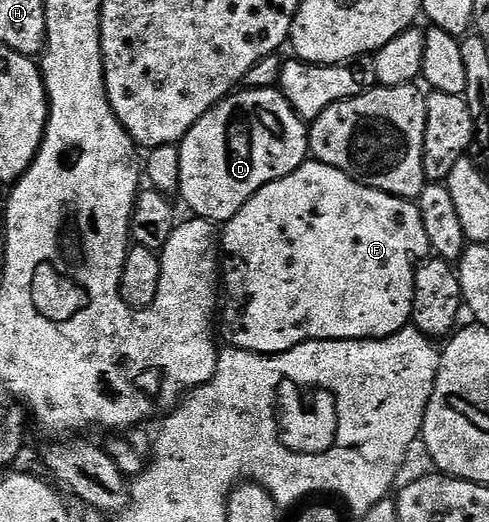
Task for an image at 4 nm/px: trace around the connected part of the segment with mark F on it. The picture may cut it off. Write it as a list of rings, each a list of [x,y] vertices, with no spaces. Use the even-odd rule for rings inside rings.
[[[314,159],[304,161],[301,167],[297,167],[297,171],[293,171],[289,175],[285,175],[281,179],[277,179],[273,183],[269,183],[265,187],[261,187],[261,191],[257,191],[249,199],[249,203],[245,203],[245,207],[241,207],[241,211],[237,211],[237,215],[233,215],[233,219],[225,222],[221,229],[221,304],[217,309],[217,321],[221,326],[223,324],[223,333],[221,329],[221,337],[223,337],[228,346],[237,349],[248,349],[254,353],[284,353],[293,347],[297,347],[306,341],[369,341],[381,337],[391,337],[397,331],[408,328],[411,325],[411,312],[413,311],[413,295],[415,294],[415,270],[417,266],[431,253],[431,244],[429,243],[429,235],[425,235],[425,223],[421,223],[421,211],[418,204],[414,200],[406,197],[394,197],[385,191],[377,191],[373,187],[361,184],[360,181],[354,181],[349,175],[345,175],[345,171],[337,171],[337,167],[329,167],[325,163]]]

